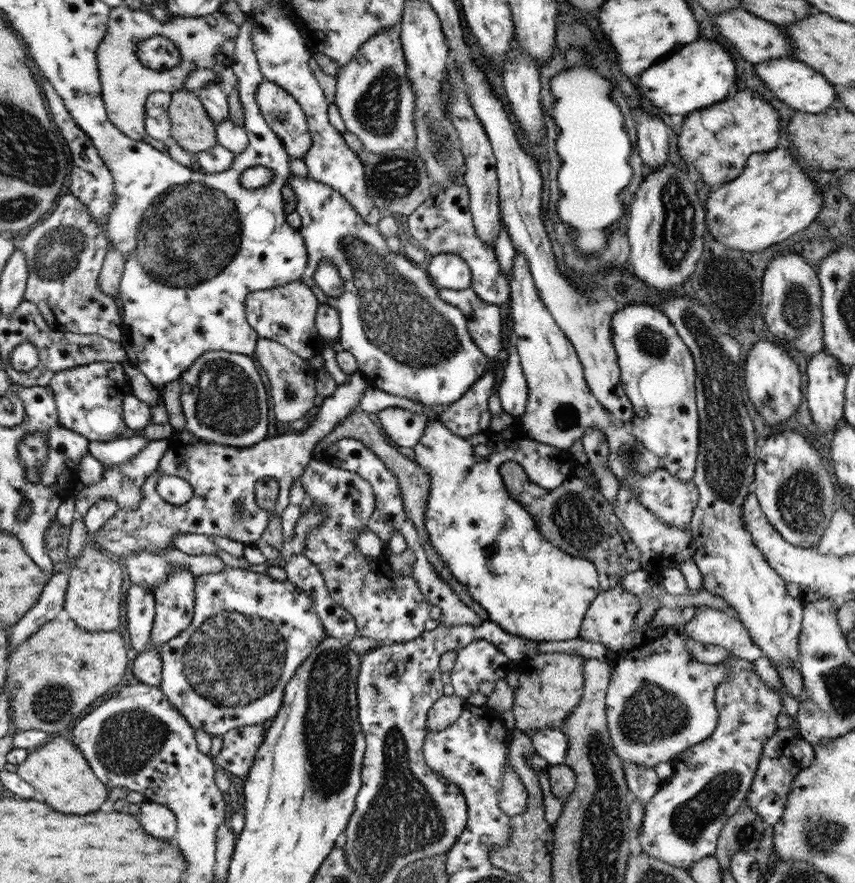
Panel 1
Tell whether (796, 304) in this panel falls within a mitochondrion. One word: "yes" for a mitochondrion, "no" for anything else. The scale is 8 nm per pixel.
yes

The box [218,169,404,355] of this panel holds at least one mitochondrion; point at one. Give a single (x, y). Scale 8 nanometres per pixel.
(292, 298)

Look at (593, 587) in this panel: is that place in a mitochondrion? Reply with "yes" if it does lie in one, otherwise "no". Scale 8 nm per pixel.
no

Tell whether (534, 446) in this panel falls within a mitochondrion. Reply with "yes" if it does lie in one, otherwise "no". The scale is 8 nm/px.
no

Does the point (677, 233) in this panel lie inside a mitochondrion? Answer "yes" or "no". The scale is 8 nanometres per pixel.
yes

